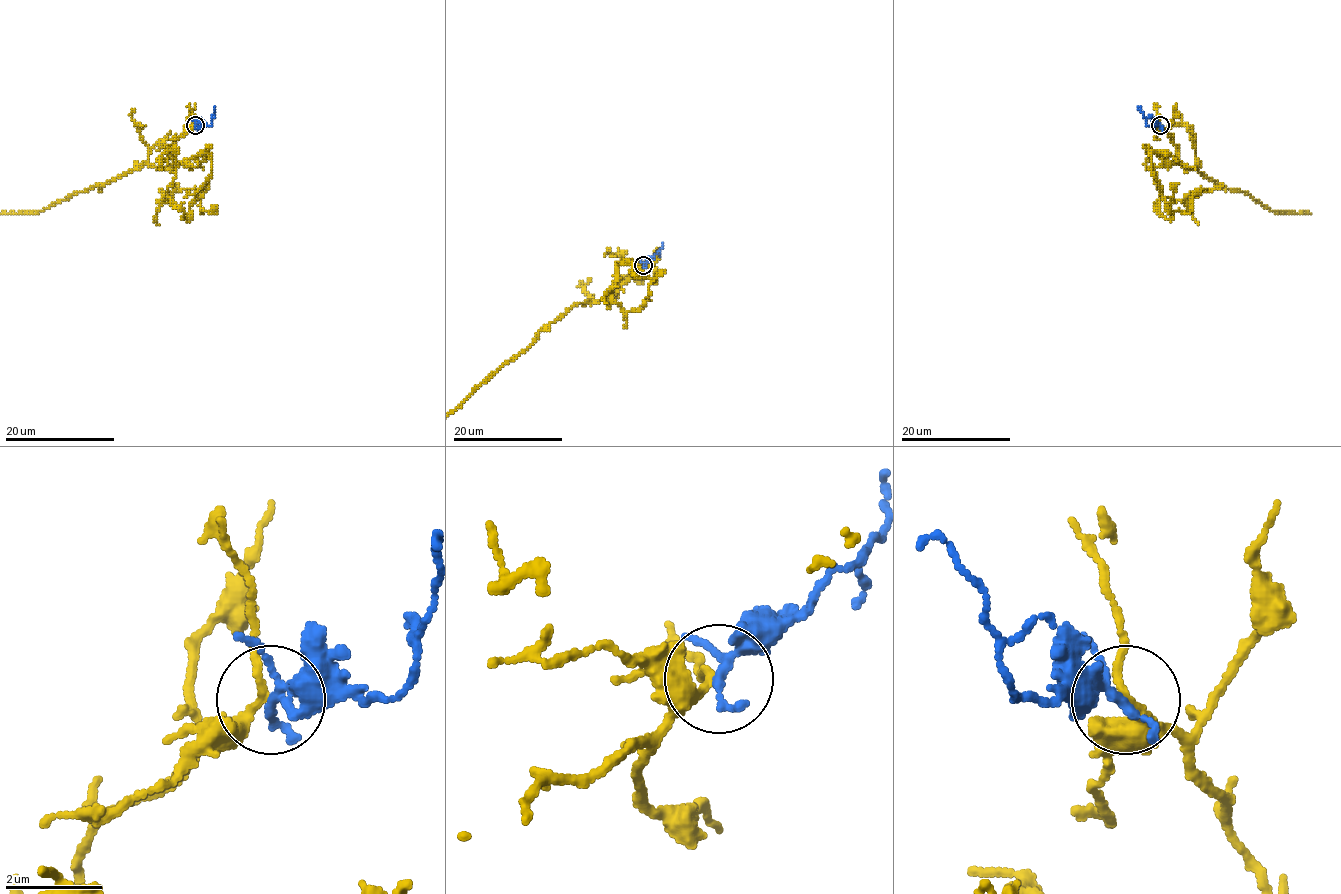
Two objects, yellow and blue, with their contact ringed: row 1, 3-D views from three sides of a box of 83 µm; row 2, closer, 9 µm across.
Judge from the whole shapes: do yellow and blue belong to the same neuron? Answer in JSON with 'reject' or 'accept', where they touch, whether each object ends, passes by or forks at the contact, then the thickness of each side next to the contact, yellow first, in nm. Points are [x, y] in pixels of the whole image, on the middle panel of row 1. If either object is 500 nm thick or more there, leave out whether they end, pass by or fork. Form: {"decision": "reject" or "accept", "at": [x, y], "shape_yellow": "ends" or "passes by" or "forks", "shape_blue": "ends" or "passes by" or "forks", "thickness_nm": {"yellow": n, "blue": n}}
{"decision": "reject", "at": [643, 265], "shape_yellow": "passes by", "shape_blue": "passes by", "thickness_nm": {"yellow": 200, "blue": 190}}

